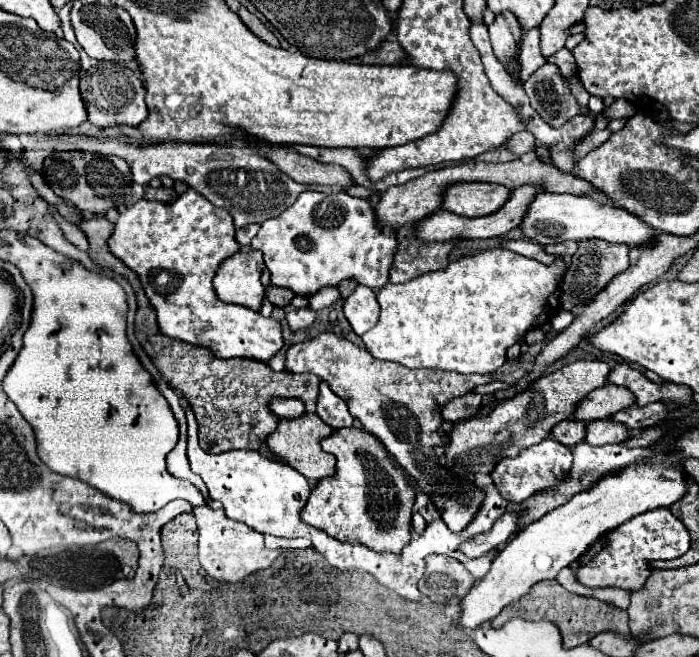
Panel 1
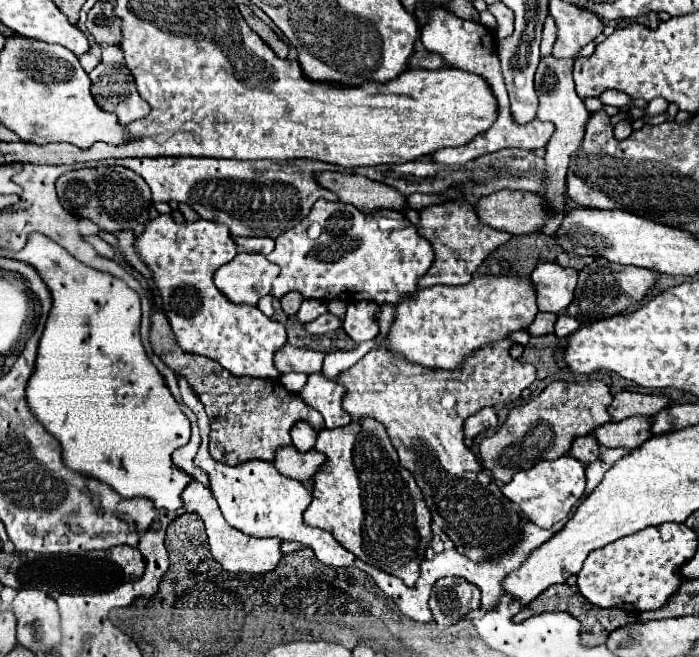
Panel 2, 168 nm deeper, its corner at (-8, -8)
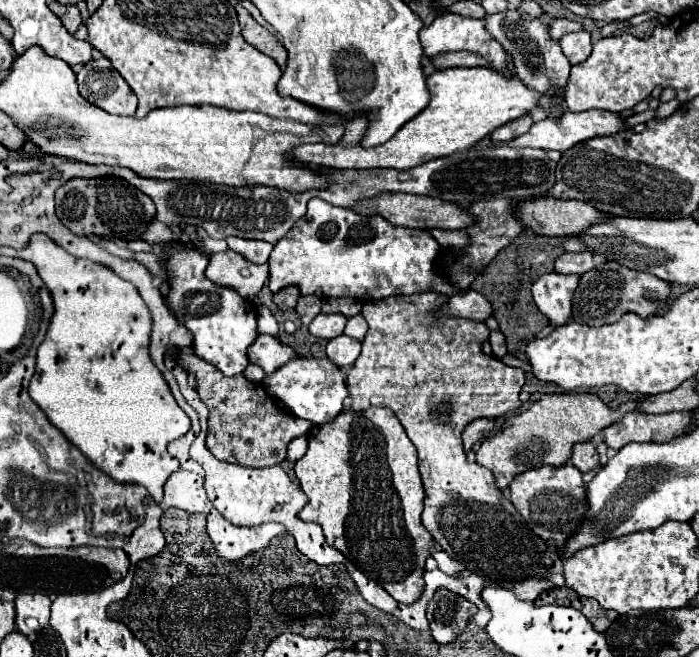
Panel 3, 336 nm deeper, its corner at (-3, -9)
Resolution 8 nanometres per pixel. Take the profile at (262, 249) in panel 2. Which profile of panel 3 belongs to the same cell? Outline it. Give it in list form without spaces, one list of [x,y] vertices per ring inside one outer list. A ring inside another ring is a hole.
[[[228,237],[226,243],[232,251],[244,255],[252,263],[266,263],[272,251],[272,243],[262,243],[262,241],[246,241],[238,237]]]

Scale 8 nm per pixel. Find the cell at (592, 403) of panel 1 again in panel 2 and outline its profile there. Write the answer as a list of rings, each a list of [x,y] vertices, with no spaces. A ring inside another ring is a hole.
[[[617,392],[609,412],[613,420],[625,420],[629,416],[653,416],[659,410],[665,410],[673,402],[663,394],[637,394],[637,392]]]

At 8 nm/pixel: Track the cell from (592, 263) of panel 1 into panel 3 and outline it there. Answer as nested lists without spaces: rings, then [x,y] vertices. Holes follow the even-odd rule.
[[[608,261],[602,265],[602,269],[592,269],[580,277],[578,291],[574,291],[574,303],[572,303],[572,321],[600,327],[606,323],[618,321],[624,313],[638,313],[640,317],[650,317],[656,313],[662,313],[662,303],[668,305],[670,295],[670,283],[642,271],[634,271],[628,267],[618,265],[616,261]]]

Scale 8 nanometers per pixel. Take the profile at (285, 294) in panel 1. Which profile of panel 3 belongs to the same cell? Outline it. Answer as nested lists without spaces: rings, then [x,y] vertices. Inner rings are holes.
[[[286,287],[286,289],[278,291],[278,293],[274,293],[274,303],[276,303],[278,309],[282,309],[282,311],[294,309],[296,303],[298,303],[298,299],[300,299],[300,293],[298,293],[296,287]]]

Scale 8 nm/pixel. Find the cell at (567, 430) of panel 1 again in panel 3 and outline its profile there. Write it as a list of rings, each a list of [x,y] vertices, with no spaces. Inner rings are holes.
[[[586,441],[586,443],[576,443],[574,449],[572,449],[572,459],[570,459],[582,473],[588,473],[588,471],[594,471],[600,467],[598,463],[598,451],[596,447]]]

